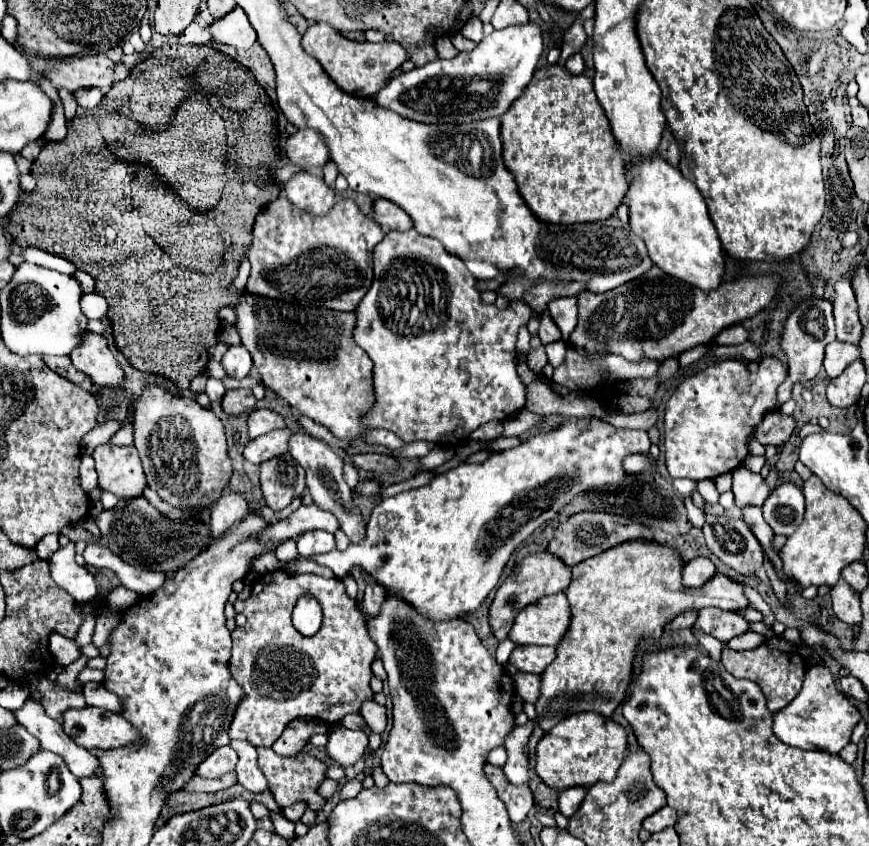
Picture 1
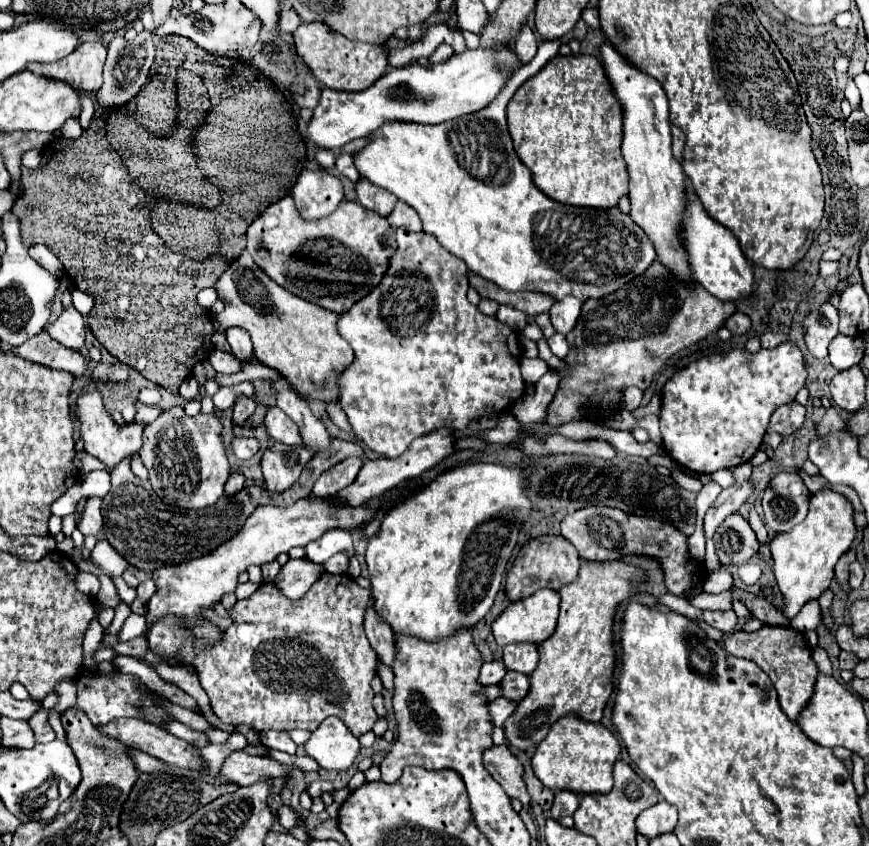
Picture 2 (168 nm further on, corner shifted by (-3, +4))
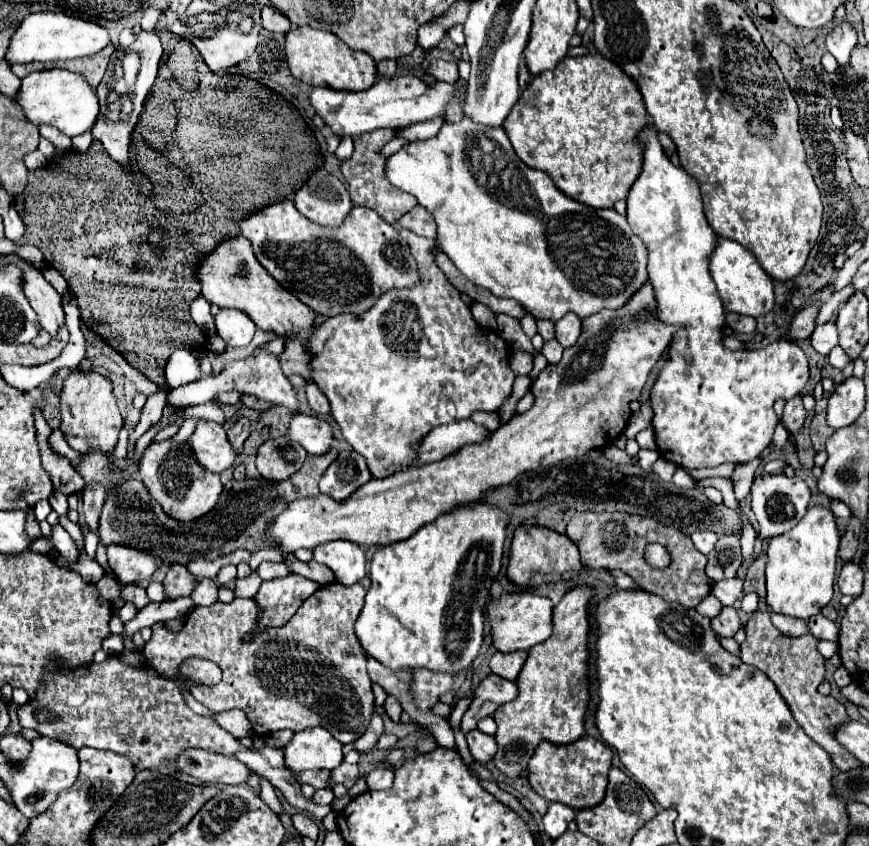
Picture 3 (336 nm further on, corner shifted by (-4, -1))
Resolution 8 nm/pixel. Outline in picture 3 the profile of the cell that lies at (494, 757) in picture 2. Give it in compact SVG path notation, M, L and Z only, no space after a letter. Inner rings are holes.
M474 729L466 735L466 741L468 741L472 757L478 763L490 763L494 759L494 755L496 755L496 739L494 737L484 735L482 731Z

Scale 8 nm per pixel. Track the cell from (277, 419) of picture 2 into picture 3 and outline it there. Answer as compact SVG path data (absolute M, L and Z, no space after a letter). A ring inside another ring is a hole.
M294 415L286 435L290 441L300 443L310 455L324 455L332 443L332 427L316 415Z

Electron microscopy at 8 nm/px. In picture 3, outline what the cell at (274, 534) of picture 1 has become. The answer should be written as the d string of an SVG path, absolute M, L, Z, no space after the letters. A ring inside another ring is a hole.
M470 419L450 425L434 427L418 447L416 465L426 465L444 459L444 455L450 455L458 451L464 445L480 443L484 439L484 427L476 427Z

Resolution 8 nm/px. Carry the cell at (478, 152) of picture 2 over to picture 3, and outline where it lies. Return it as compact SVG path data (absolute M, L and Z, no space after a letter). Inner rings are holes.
M464 117L460 123L444 123L442 129L438 131L438 135L434 135L430 139L424 139L424 141L408 143L408 145L402 147L402 151L390 155L386 159L386 169L384 171L386 171L386 179L394 187L398 187L400 191L406 191L406 193L414 195L416 201L418 201L418 205L422 205L428 213L432 213L432 217L434 217L434 221L438 225L436 241L438 241L440 249L454 261L454 265L460 269L460 273L464 273L478 287L484 287L484 289L492 291L496 297L516 299L536 319L558 321L568 311L574 311L580 319L584 319L584 317L590 317L590 315L602 311L604 307L606 309L622 307L634 295L634 291L638 291L644 285L644 281L648 279L648 271L646 271L646 247L632 233L626 217L620 215L620 213L616 213L614 209L592 209L592 207L586 207L586 205L576 203L572 199L566 199L566 195L562 195L556 189L556 185L550 181L550 177L544 171L530 169L520 159L518 159L518 167L516 167L516 153L512 151L512 143L510 143L510 139L508 139L508 135L504 133L502 127L486 127L482 123L472 121L470 117Z

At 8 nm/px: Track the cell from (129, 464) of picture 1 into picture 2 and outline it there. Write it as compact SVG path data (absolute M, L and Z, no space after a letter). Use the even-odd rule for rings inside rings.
M83 392L75 400L73 414L79 420L79 438L83 440L85 452L97 456L107 466L107 470L113 470L125 456L133 456L133 454L139 452L139 448L141 448L141 434L143 434L147 424L145 422L129 424L129 426L115 424L115 420L111 418L111 414L105 408L101 392Z

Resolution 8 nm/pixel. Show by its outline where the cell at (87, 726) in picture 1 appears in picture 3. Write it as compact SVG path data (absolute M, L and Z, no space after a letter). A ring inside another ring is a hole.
M196 747L184 749L176 759L176 767L178 771L192 775L206 785L212 785L212 783L240 785L250 775L250 769L238 759L212 753L206 749L196 749Z

